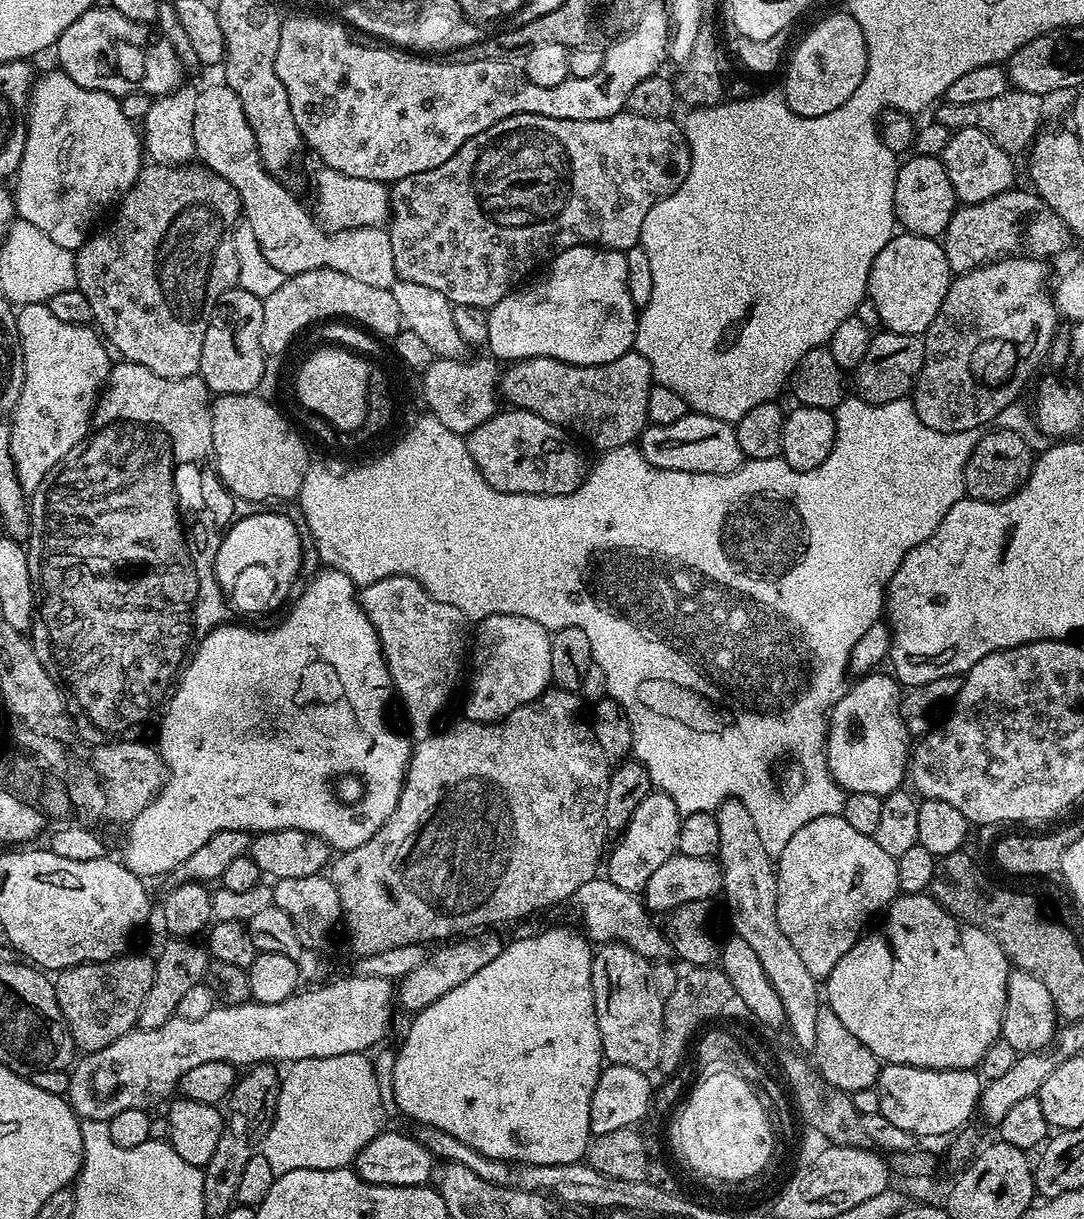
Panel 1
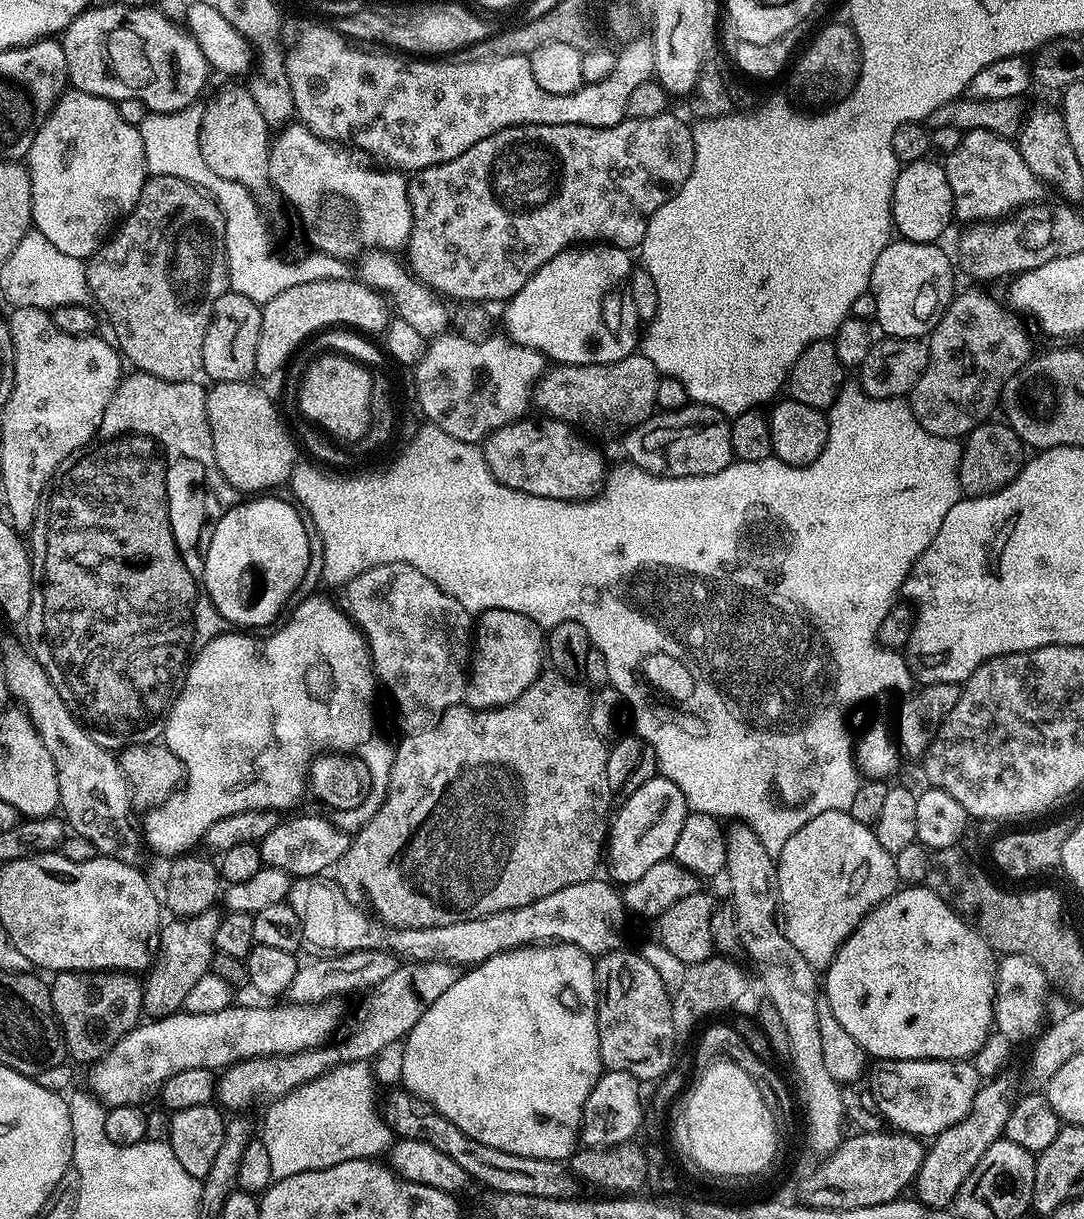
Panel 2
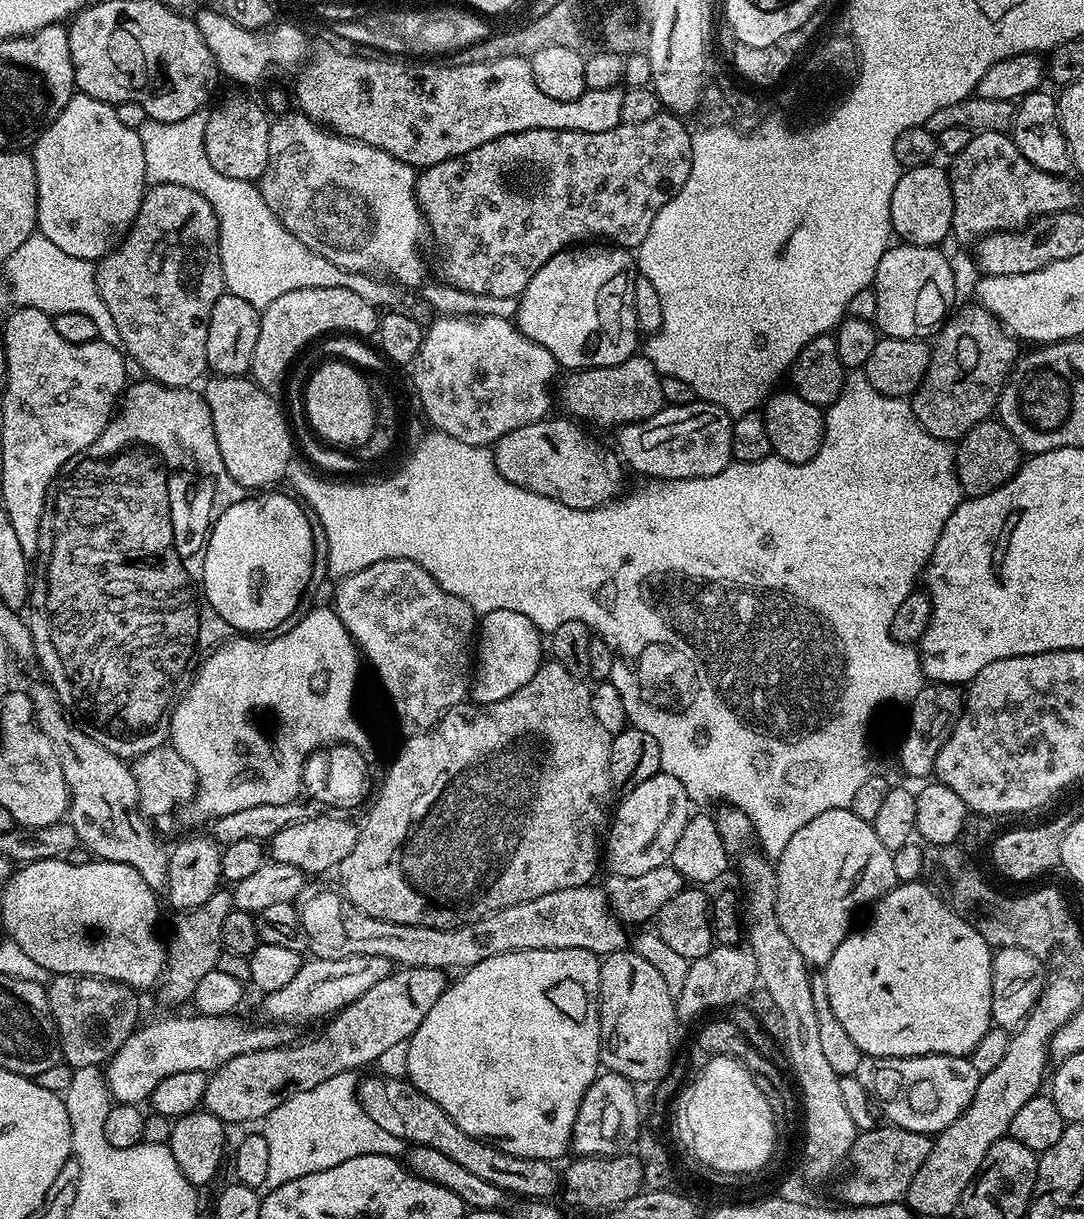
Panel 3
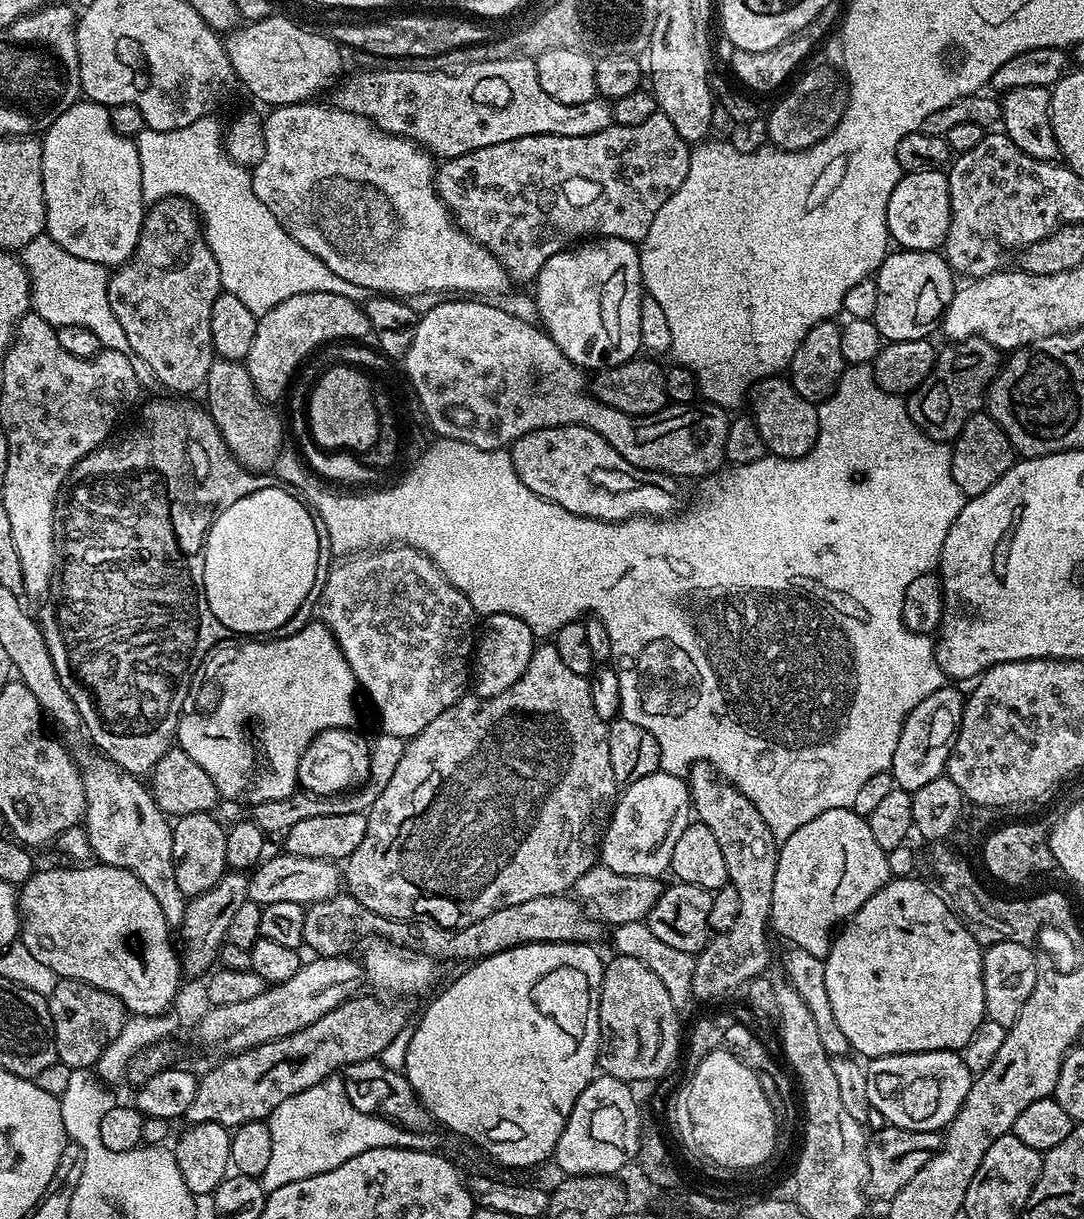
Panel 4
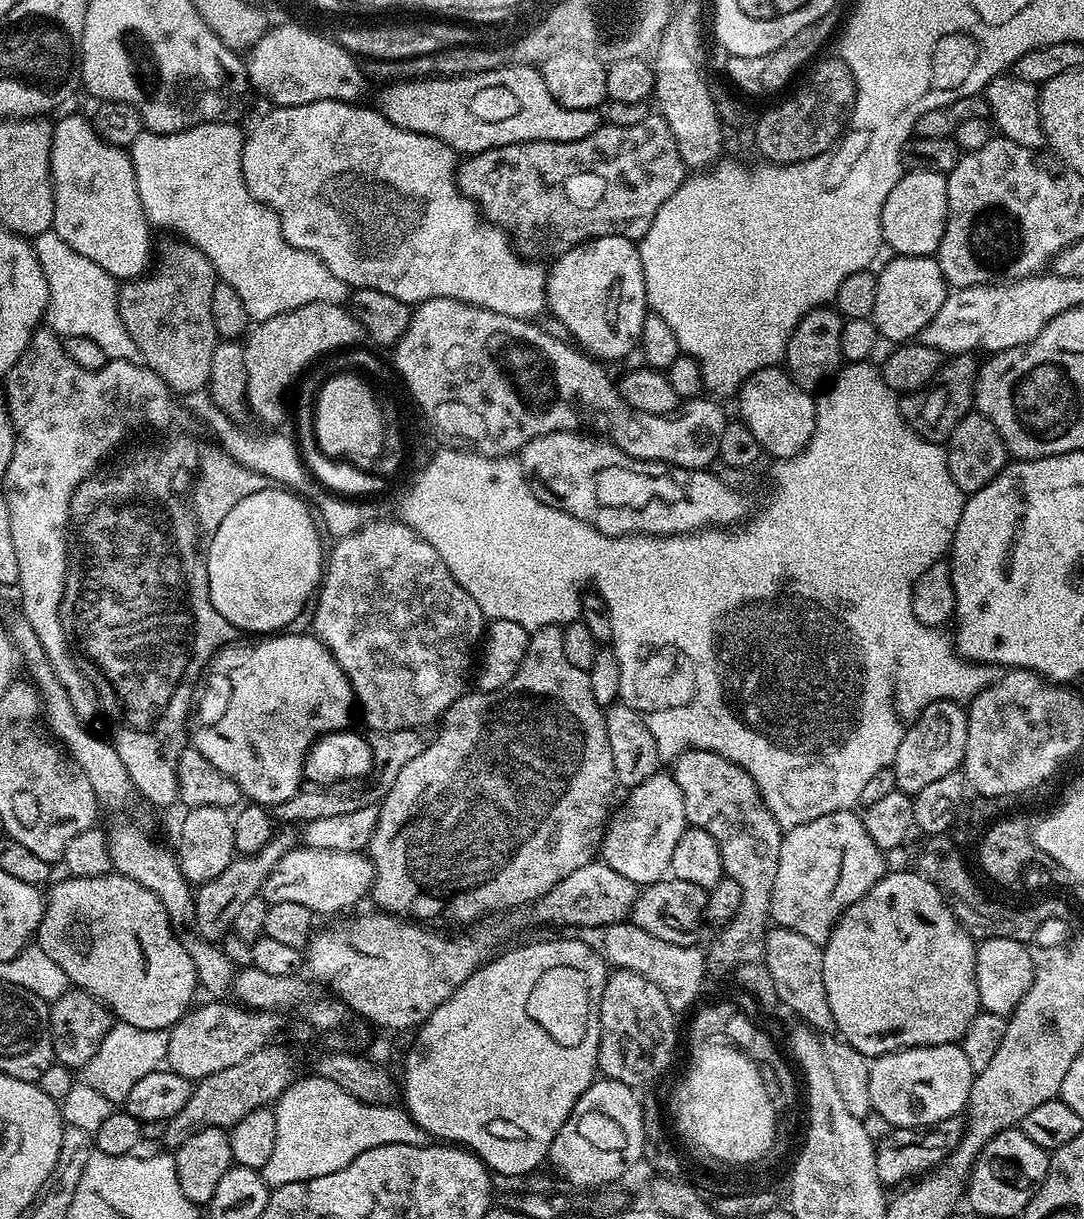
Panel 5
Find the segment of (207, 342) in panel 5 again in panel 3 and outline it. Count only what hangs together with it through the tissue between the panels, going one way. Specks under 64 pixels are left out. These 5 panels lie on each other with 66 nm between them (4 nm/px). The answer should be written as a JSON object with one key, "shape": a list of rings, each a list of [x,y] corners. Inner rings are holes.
{"shape":[[[152,184],[145,191],[142,206],[132,223],[132,229],[124,235],[123,240],[103,258],[95,261],[96,285],[102,302],[106,302],[106,310],[110,310],[110,318],[114,318],[114,326],[118,326],[120,344],[129,357],[140,363],[141,373],[151,379],[175,388],[187,388],[195,385],[195,380],[203,372],[209,371],[206,358],[206,334],[208,323],[206,316],[214,310],[214,302],[218,302],[218,288],[224,287],[224,280],[214,280],[212,276],[204,278],[204,286],[198,298],[192,302],[188,294],[176,282],[176,260],[180,258],[184,244],[188,244],[190,232],[204,232],[204,220],[210,218],[210,202],[202,194],[177,184]]]}

